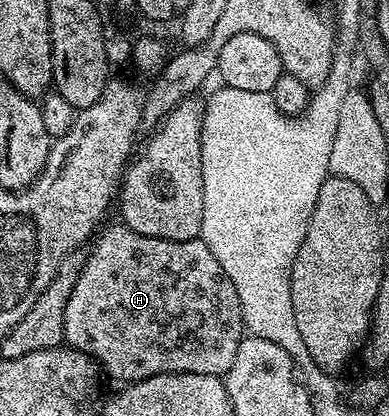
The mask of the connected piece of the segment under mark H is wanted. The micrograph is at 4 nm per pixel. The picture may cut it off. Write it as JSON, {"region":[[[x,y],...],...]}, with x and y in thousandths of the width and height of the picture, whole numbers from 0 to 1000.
{"region":[[[319,541],[275,546],[237,577],[226,596],[229,615],[221,618],[219,635],[216,627],[206,635],[198,654],[198,673],[183,700],[183,714],[172,721],[170,752],[162,755],[165,822],[190,844],[208,844],[234,856],[265,885],[267,899],[272,892],[285,909],[314,911],[308,918],[321,925],[355,921],[360,911],[375,911],[391,901],[427,901],[429,897],[522,897],[576,906],[594,887],[594,877],[604,877],[604,849],[625,813],[625,779],[614,704],[604,704],[604,685],[594,685],[594,666],[573,656],[573,637],[553,627],[553,608],[542,608],[542,599],[532,599],[532,589],[519,584],[514,572],[476,579],[424,577],[409,570],[368,567]]]}

